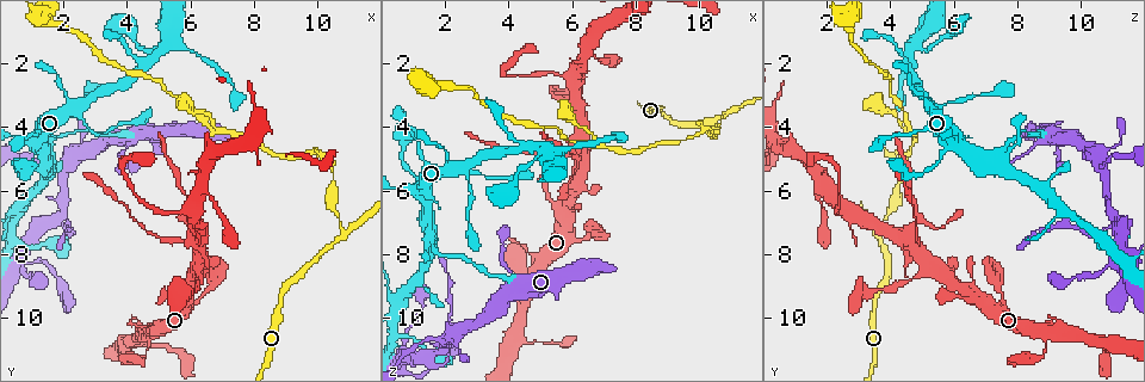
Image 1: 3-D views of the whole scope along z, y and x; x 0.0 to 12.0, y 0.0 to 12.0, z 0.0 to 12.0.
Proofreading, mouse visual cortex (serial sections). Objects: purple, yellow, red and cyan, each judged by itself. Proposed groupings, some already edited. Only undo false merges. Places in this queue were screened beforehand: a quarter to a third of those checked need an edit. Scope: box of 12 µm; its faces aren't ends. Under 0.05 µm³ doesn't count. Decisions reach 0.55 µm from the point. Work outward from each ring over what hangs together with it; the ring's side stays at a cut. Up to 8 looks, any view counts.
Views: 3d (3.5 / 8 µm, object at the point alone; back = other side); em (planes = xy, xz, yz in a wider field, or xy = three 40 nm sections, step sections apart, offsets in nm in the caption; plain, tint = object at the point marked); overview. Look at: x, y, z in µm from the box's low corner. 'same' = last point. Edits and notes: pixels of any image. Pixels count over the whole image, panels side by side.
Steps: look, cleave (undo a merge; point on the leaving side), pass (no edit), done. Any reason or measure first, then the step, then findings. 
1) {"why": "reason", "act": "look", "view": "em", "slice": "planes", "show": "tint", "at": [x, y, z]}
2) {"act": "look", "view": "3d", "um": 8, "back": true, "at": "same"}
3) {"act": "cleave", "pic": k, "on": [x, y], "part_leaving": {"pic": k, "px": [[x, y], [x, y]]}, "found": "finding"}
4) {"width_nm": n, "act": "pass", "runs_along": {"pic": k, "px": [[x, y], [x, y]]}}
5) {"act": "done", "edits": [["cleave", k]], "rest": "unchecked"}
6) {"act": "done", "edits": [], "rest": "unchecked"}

{"why": "calibre changes", "act": "look", "view": "3d", "um": 3.5, "at": [5.9, 9.2, 3.4]}

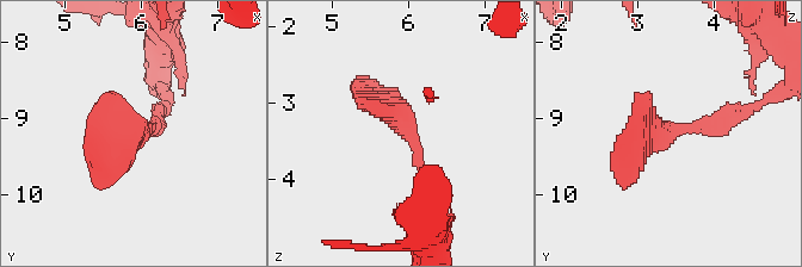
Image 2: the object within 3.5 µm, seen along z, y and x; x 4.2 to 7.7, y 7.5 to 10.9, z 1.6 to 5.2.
{"why": "shape alone is not enough", "act": "look", "view": "em", "slice": "xy", "step": 5, "show": "plain", "at": [5.95, 9.20, 3.35]}

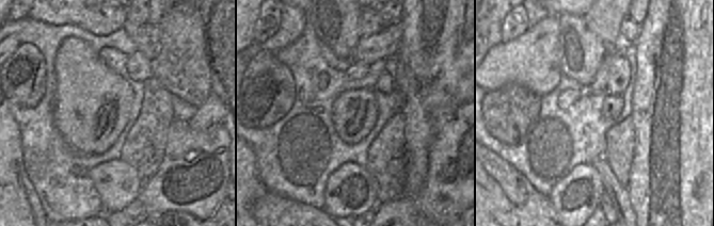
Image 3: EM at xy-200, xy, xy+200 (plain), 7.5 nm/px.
{"act": "look", "view": "em", "slice": "xy", "step": 5, "show": "tint", "at": "same"}

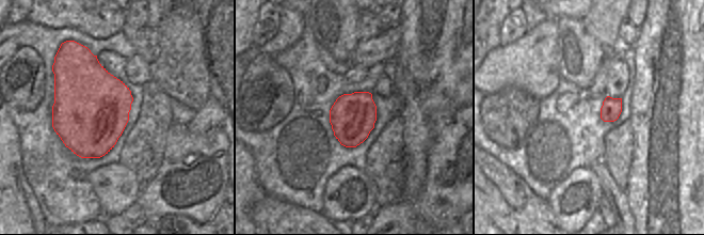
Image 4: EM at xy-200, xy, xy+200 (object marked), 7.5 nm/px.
{"act": "pass", "runs_along": {"pic": 2, "px": [[734, 115], [651, 136], [623, 184]]}, "found": "continuous, no second cell"}

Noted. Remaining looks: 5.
{"why": "two arms in line, one across", "act": "look", "view": "3d", "um": 3.5, "at": [10.8, 7.4, 3.6]}

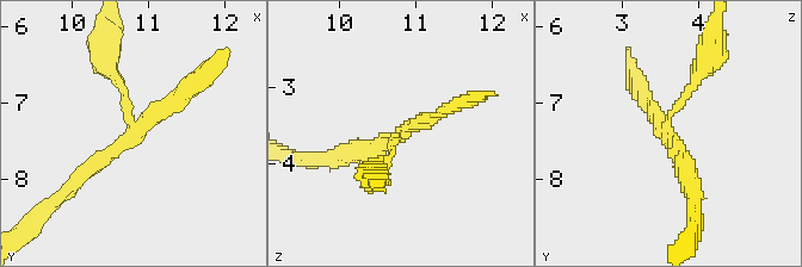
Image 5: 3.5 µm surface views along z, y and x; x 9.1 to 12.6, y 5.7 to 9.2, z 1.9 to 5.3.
{"why": "now the EM", "act": "look", "view": "em", "slice": "xy", "step": 1, "show": "tint", "at": [10.75, 7.40, 3.60]}

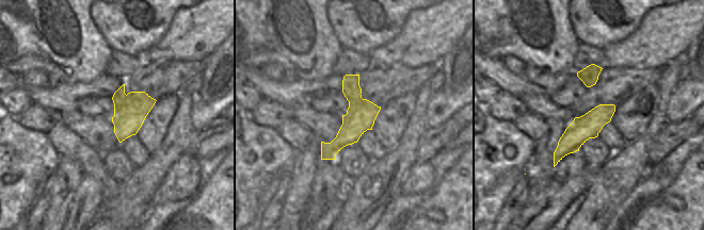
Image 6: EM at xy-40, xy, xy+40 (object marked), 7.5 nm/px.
{"act": "cleave", "pic": 5, "on": [117, 82], "found": "a second cell is stuck on"}

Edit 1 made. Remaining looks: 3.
{"act": "look", "view": "overview"}

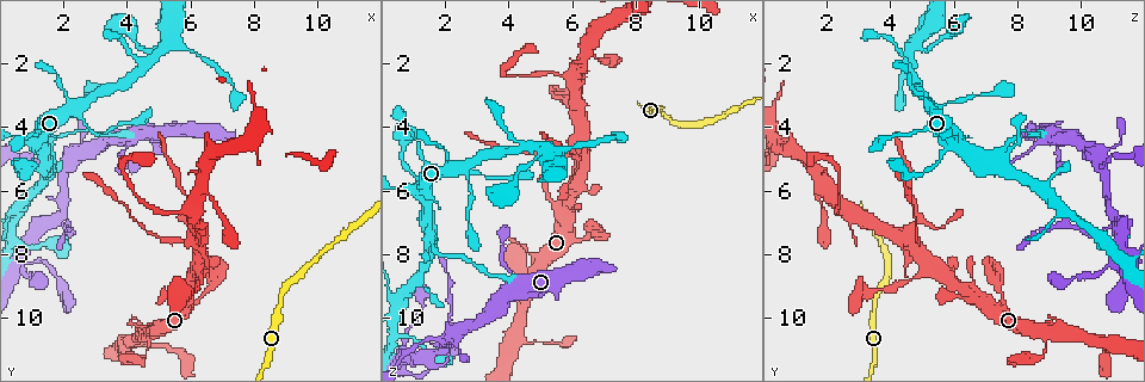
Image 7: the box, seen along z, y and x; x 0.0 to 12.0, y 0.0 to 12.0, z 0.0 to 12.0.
{"why": "abrupt turn", "act": "look", "view": "em", "slice": "xy", "step": 1, "show": "tint", "at": [1.9, 5.3, 10.6]}

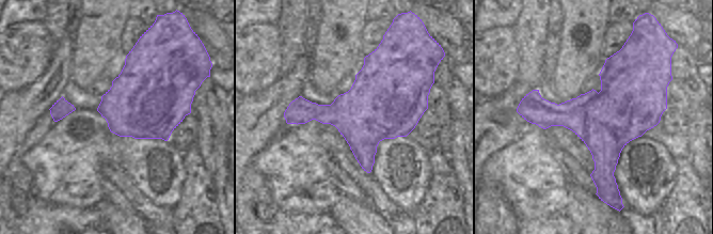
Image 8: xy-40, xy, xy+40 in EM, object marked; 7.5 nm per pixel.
{"why": "see where the arms go", "act": "look", "view": "3d", "um": 3.5, "at": "same"}

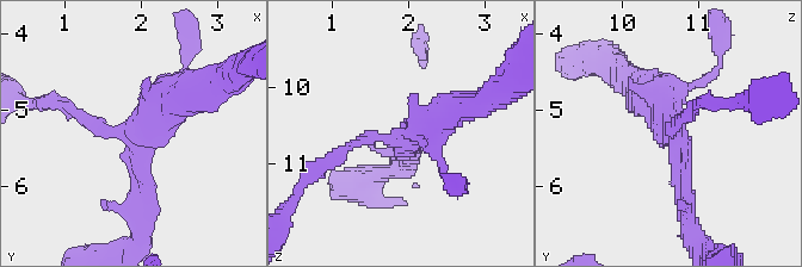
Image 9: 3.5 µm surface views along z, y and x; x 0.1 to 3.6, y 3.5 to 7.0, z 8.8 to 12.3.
{"width_nm": 550, "act": "pass", "runs_along": {"pic": 9, "px": [[195, 89], [140, 137], [136, 217]]}, "found": "all the same cell"}

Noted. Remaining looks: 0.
{"act": "done", "edits": [["cleave", 5]], "rest": "unchecked"}

